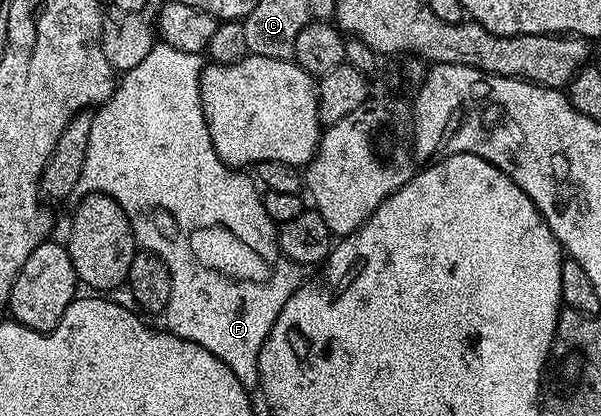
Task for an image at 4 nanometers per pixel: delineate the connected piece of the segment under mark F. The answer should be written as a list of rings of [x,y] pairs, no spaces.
[[[163,42],[153,43],[150,54],[134,66],[134,70],[123,73],[119,77],[115,92],[104,104],[95,109],[90,126],[90,142],[86,146],[86,162],[82,162],[82,174],[76,183],[76,192],[81,197],[99,194],[109,196],[126,214],[126,218],[132,227],[132,233],[136,235],[137,245],[145,252],[153,252],[155,256],[160,256],[162,262],[170,270],[170,302],[162,313],[167,331],[173,332],[178,338],[194,342],[202,346],[218,357],[242,382],[245,388],[252,390],[260,383],[258,374],[258,354],[278,318],[282,314],[282,306],[293,294],[304,285],[306,279],[306,268],[303,264],[296,264],[293,260],[288,260],[280,252],[280,246],[276,242],[277,225],[266,214],[264,197],[257,181],[244,170],[231,168],[228,164],[218,158],[214,150],[214,142],[210,142],[210,130],[206,126],[206,118],[202,110],[202,98],[200,97],[200,74],[206,67],[206,60],[201,53],[187,52],[186,50],[174,50],[174,46]]]

